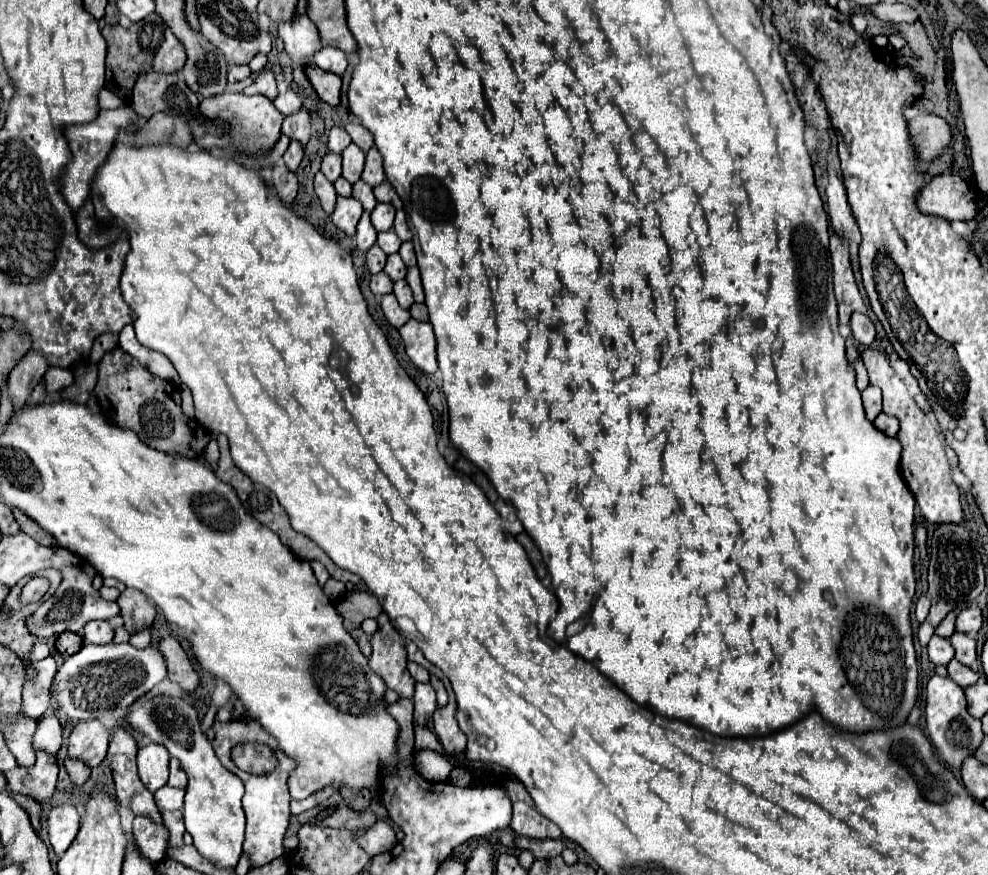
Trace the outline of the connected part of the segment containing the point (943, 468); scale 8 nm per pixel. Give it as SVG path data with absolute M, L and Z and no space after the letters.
M865 348L861 352L867 372L869 372L869 384L879 386L883 390L883 412L897 416L901 422L901 428L897 432L897 440L903 446L901 454L901 472L909 486L909 490L915 496L915 502L919 504L923 516L931 524L943 524L943 522L963 522L963 508L959 500L959 488L951 478L951 466L943 450L941 434L935 430L935 426L929 422L925 412L915 404L913 396L907 390L907 384L901 380L901 376L891 368L887 356L879 350Z

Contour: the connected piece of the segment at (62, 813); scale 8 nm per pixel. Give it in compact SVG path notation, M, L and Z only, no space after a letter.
M61 804L49 812L49 840L53 850L61 856L79 832L79 812L71 804Z

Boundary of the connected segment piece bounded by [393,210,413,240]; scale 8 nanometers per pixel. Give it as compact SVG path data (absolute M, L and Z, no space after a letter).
M397 210L393 230L397 232L397 236L399 236L401 240L411 240L411 238L413 238L413 234L411 234L411 230L409 230L407 222L405 222L405 212L403 212L403 210Z

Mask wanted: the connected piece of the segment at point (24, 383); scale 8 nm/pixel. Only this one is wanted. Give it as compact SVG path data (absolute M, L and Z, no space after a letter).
M29 350L23 360L17 362L17 366L11 370L9 374L9 396L13 400L13 408L21 408L31 390L39 384L39 380L43 378L45 370L47 370L47 360L43 358L43 354L39 350Z

